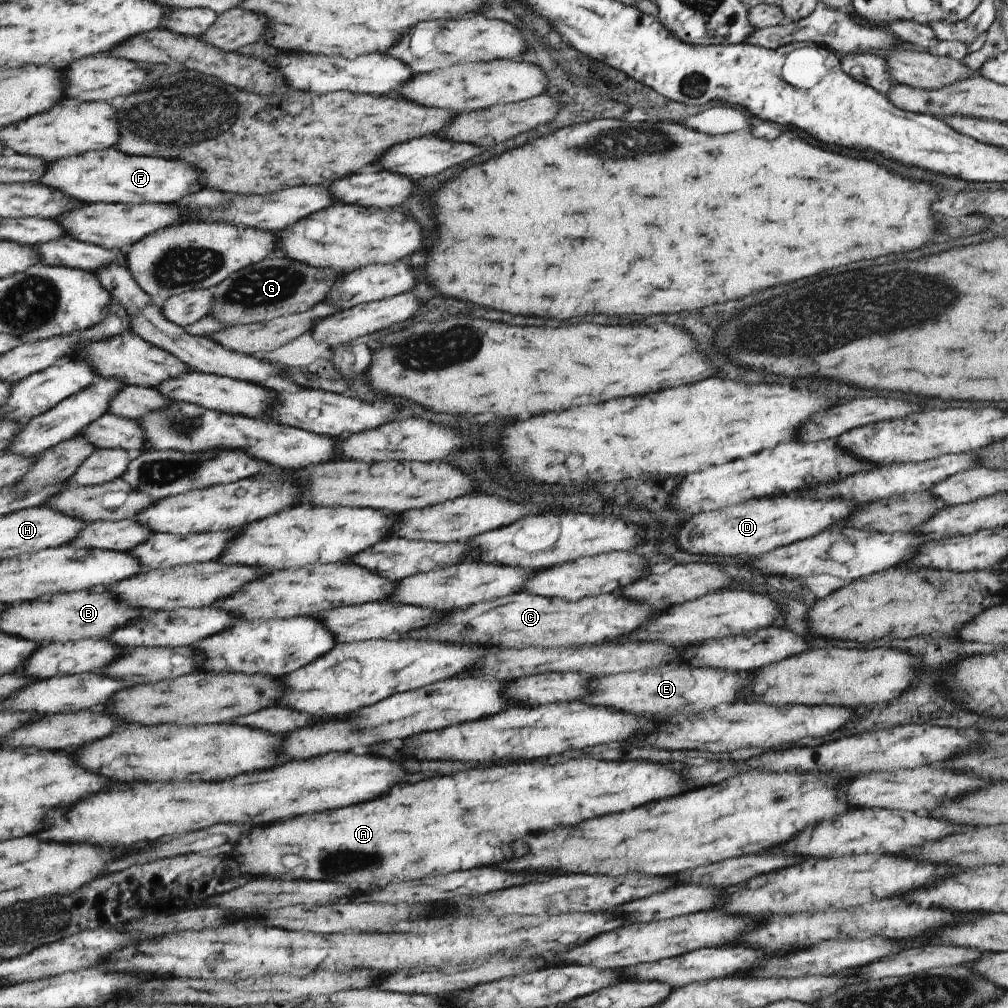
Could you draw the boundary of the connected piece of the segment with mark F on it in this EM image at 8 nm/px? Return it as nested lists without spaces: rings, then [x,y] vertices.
[[[113,147],[99,151],[88,151],[84,154],[58,159],[47,163],[48,168],[41,179],[35,183],[59,190],[74,200],[85,203],[122,203],[129,205],[141,204],[172,204],[177,203],[181,198],[188,196],[203,188],[200,184],[200,170],[189,166],[189,163],[182,159],[163,159],[160,157],[145,157],[138,155],[127,155]]]

